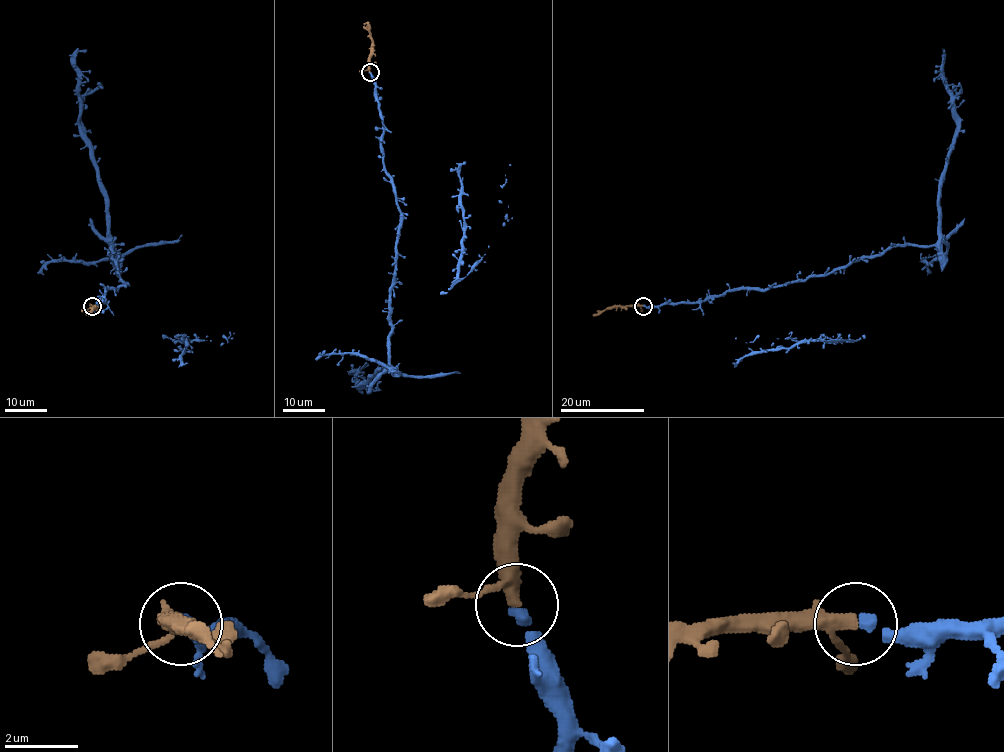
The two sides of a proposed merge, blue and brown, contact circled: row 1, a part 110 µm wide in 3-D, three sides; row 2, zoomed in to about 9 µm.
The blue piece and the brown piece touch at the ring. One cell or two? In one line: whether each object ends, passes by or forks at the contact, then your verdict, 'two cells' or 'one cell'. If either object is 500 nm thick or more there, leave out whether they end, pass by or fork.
blue ends; brown passes by; one cell

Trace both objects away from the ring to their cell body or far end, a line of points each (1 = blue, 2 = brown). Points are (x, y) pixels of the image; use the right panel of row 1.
1: (643, 306), (804, 282), (898, 245), (932, 246), (939, 238), (939, 190), (956, 134), (945, 52)
2: (643, 306), (608, 307), (595, 313)

